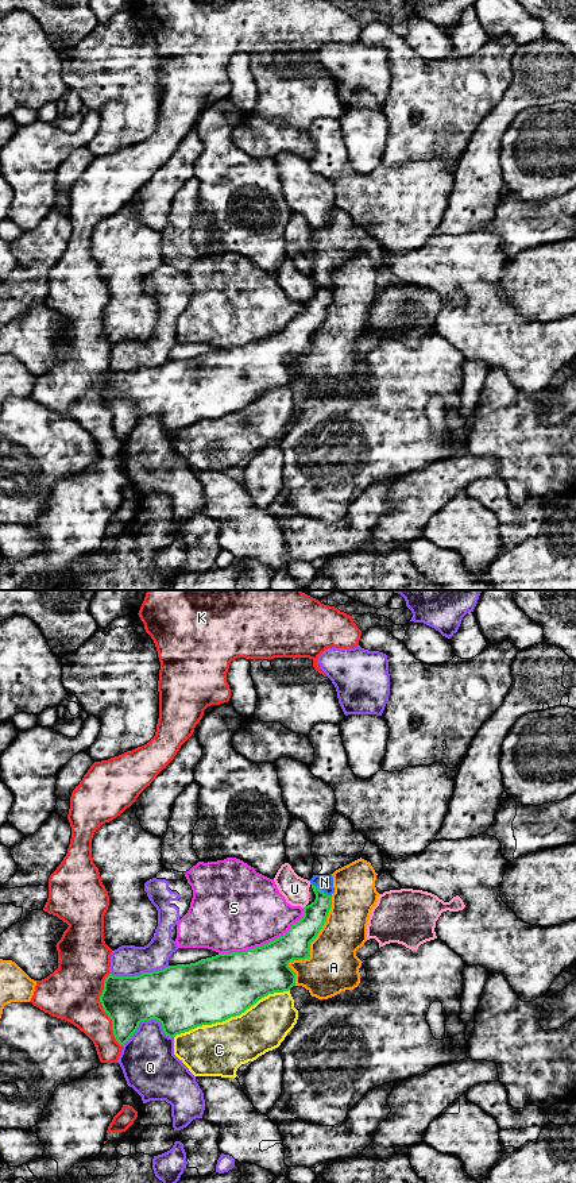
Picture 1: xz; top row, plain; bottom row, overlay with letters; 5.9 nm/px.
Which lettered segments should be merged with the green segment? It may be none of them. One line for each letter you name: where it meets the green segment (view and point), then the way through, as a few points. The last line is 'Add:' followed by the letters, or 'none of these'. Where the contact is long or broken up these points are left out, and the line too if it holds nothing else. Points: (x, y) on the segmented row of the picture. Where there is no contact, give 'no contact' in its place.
Add: none of these

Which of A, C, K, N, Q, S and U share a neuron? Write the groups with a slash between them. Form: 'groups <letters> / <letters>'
groups A / C / K / N / Q / S / U

